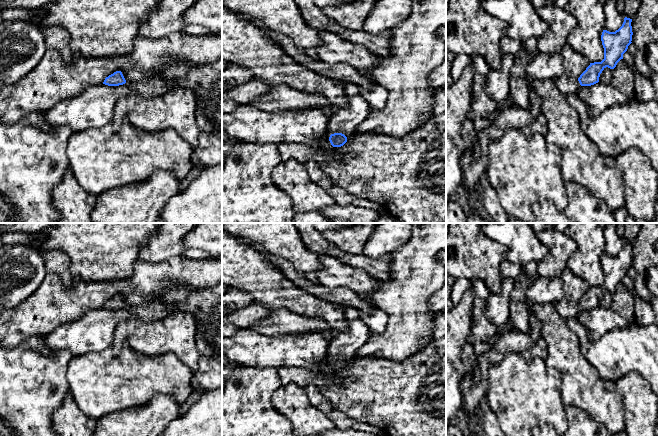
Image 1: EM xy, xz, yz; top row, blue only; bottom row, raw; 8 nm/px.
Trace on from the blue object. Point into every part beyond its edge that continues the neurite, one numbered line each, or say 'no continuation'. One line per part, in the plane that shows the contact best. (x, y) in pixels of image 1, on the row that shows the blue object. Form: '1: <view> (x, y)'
1: xz (345, 121)

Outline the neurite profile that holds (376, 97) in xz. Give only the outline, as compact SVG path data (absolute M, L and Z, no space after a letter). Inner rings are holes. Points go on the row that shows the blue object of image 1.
M376 85L373 89L365 89L358 86L360 94L369 103L370 108L380 110L383 109L388 99L388 91L382 86Z

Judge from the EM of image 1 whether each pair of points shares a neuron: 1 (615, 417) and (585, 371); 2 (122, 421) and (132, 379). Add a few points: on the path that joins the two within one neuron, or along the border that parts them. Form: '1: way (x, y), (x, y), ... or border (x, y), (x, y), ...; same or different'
1: way (604, 406), (585, 387), (585, 382); same
2: border (147, 401), (137, 406), (114, 411), (103, 416); different

